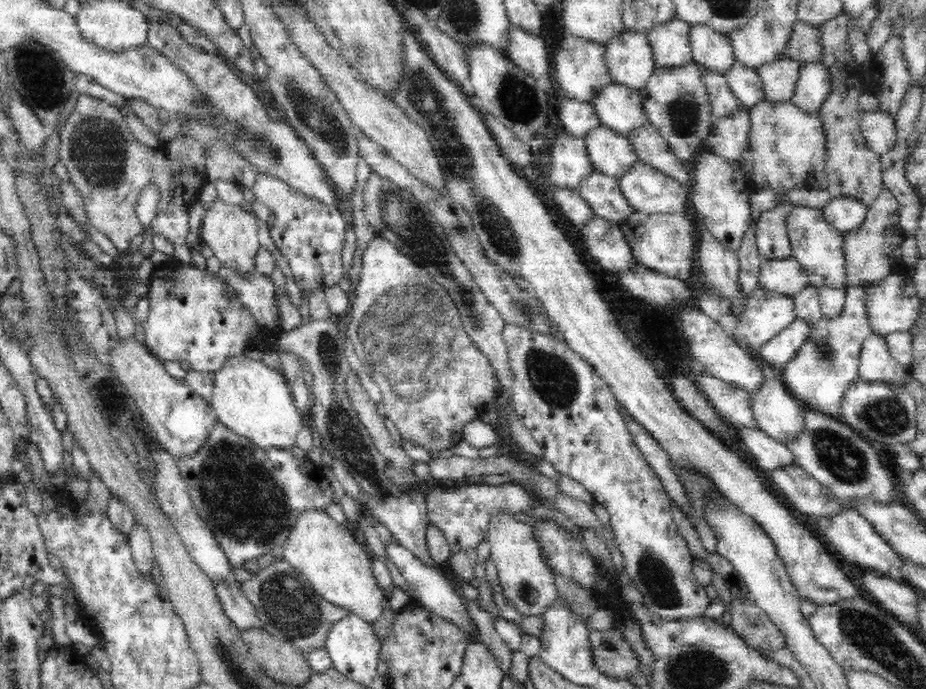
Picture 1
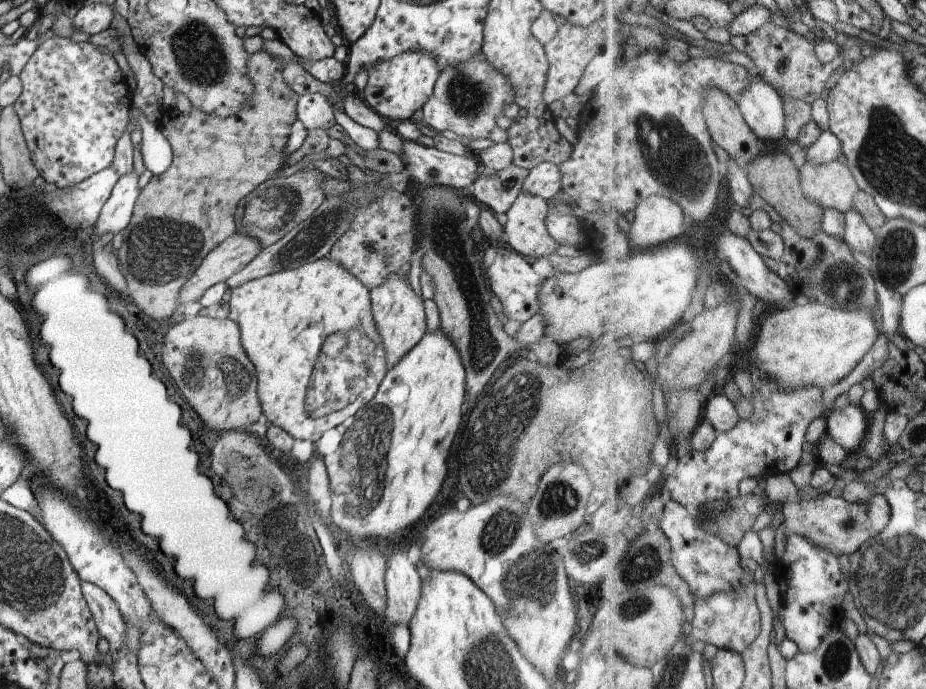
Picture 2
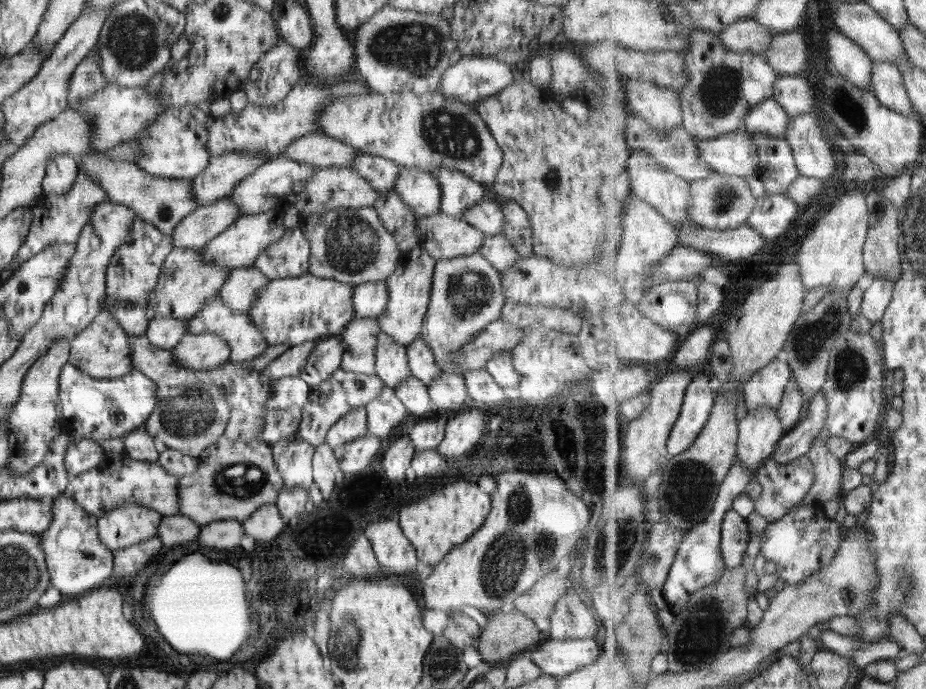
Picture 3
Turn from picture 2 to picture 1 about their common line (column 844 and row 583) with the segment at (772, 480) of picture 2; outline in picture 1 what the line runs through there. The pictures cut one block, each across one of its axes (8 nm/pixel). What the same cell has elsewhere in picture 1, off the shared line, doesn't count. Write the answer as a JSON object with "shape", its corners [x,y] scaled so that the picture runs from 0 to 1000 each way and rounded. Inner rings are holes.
{"shape":[[[538,745],[530,752],[525,776],[530,792],[529,806],[537,824],[535,848],[544,875],[569,896],[585,891],[603,872],[600,853],[604,846],[581,803],[575,763],[557,756],[554,745]]]}

